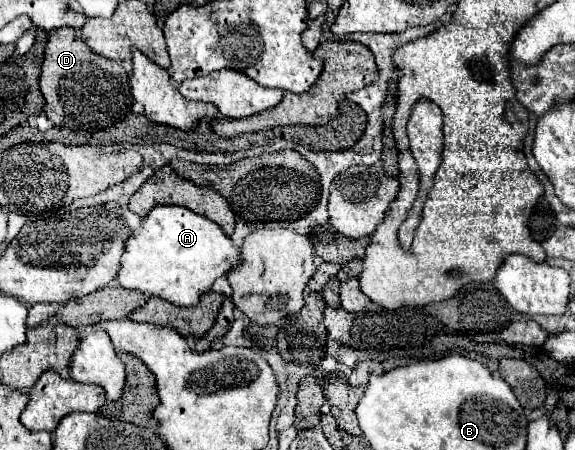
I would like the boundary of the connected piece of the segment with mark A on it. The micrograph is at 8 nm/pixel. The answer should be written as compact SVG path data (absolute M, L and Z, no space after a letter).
M155 206L149 212L149 216L143 218L143 230L133 232L131 240L127 240L127 252L123 254L123 264L117 282L123 288L133 288L149 296L159 296L177 306L197 306L201 296L211 290L213 282L239 264L241 264L239 248L213 220L203 218L183 206Z

